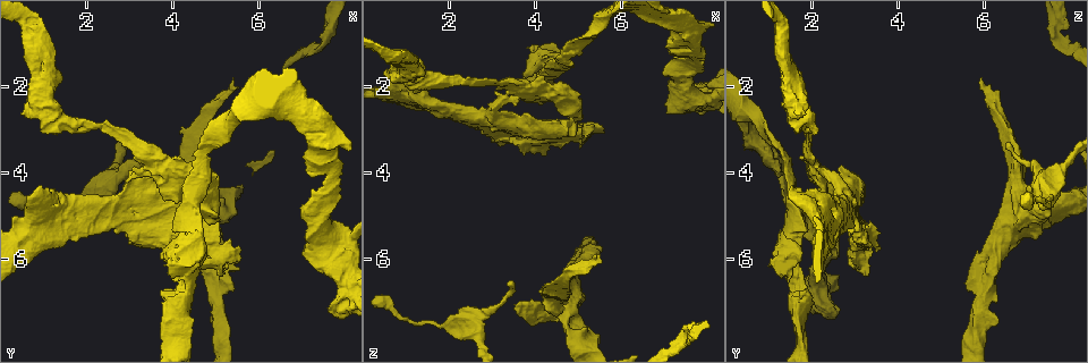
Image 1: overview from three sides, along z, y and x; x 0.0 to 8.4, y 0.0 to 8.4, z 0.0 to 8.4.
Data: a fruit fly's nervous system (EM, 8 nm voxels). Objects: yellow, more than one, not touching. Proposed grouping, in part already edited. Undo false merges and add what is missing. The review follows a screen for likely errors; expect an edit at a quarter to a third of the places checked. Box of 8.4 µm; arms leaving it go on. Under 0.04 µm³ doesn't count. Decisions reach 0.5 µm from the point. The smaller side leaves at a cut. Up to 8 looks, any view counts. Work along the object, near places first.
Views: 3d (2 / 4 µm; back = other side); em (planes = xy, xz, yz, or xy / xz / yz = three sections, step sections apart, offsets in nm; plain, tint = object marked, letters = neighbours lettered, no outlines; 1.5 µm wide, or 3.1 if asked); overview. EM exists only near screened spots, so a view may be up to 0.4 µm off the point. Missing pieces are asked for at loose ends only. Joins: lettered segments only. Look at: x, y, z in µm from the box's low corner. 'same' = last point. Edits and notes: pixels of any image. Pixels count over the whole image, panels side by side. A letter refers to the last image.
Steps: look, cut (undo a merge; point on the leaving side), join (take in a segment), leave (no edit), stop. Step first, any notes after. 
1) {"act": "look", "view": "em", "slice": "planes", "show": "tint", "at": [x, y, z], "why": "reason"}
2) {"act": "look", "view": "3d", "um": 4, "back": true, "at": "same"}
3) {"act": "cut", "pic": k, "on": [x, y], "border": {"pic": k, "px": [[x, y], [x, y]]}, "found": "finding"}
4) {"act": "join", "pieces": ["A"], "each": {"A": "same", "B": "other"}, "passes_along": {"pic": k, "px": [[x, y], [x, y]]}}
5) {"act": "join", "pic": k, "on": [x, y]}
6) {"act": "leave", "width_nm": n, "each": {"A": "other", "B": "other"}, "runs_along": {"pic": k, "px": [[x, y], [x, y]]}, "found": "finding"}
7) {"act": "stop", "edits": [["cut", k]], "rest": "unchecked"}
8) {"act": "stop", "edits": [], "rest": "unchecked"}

{"act": "look", "view": "em", "slice": "planes", "show": "letters", "at": [3.45, 3.30, 6.60], "why": "an open end"}

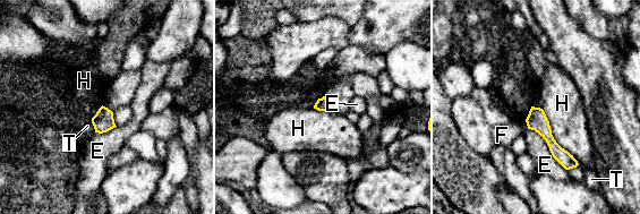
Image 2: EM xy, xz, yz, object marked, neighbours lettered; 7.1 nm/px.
{"act": "leave", "longest_contact_nm": ["H", 480], "each": {"E": "other", "F": "other", "H": "other", "T": "other"}, "border": {"pic": 2, "px": [[542, 109], [553, 138], [579, 164]]}, "found": "none of them fits"}

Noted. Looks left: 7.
{"act": "look", "view": "em", "slice": "yz", "step": 4, "show": "tint", "at": [7.70, 4.00, 1.30], "why": "a fork"}

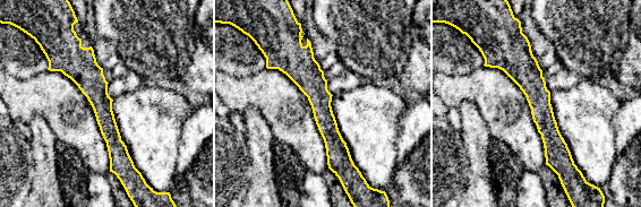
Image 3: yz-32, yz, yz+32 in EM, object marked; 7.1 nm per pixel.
{"act": "look", "view": "em", "slice": "yz", "step": 4, "show": "letters", "at": "same", "why": "see the neighbours"}

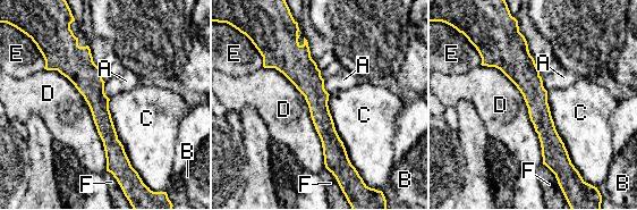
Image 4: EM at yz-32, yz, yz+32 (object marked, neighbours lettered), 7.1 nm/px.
{"act": "leave", "width_nm": 160, "each": {"A": "other", "B": "other", "C": "other", "D": "other", "E": "other", "F": "other"}, "found": "continuous, no second cell"}

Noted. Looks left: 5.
{"act": "look", "view": "em", "slice": "planes", "show": "letters", "at": [1.35, 4.70, 2.25], "why": "touches itself"}

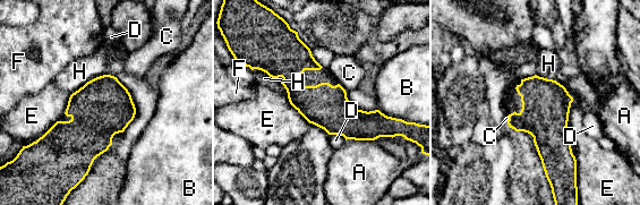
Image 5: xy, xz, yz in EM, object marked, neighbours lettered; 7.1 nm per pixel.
{"act": "leave", "each": {"A": "other", "B": "other", "C": "other", "D": "other", "E": "other", "F": "other", "H": "other"}, "runs_along": {"pic": 5, "px": [[266, 69], [344, 120], [385, 120]]}, "found": "one cell here"}

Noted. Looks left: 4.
{"act": "stop", "edits": [], "rest": "unchecked"}

